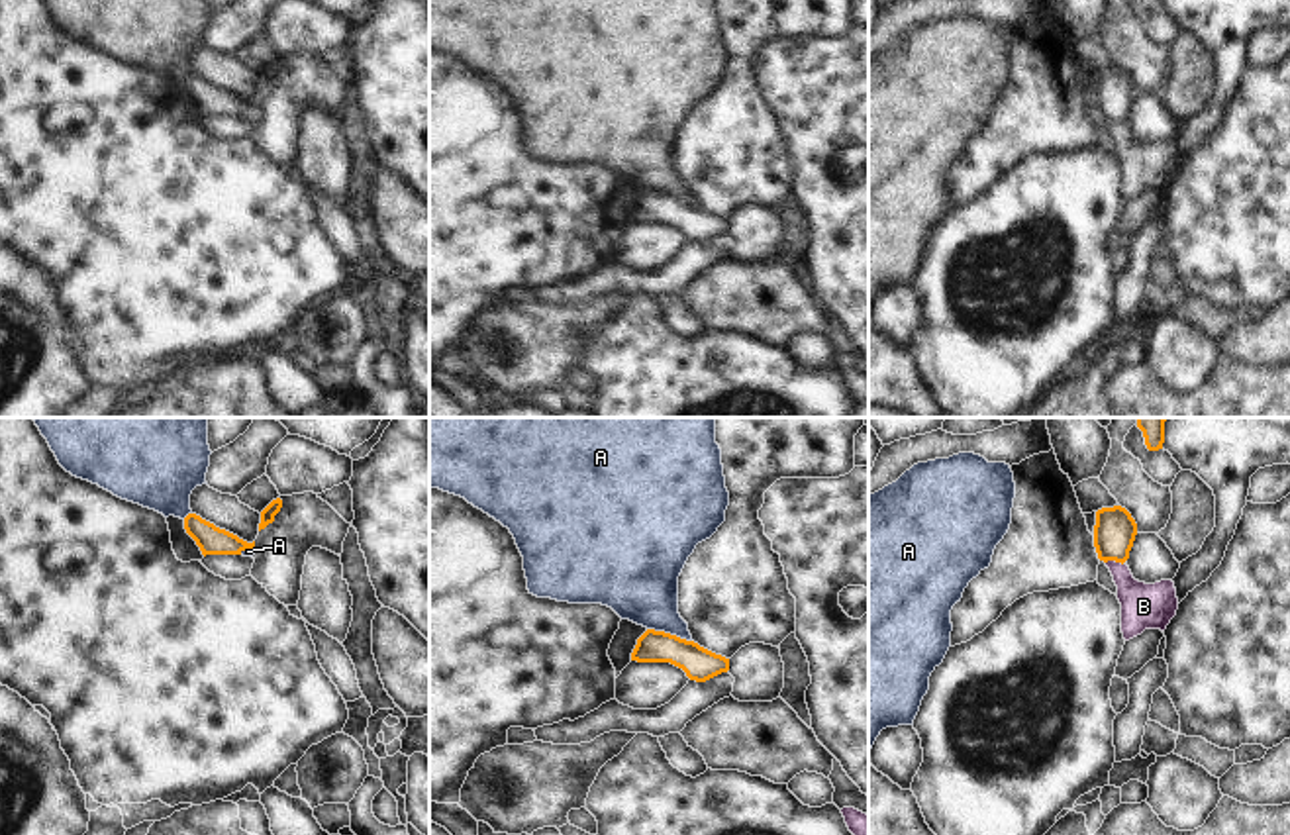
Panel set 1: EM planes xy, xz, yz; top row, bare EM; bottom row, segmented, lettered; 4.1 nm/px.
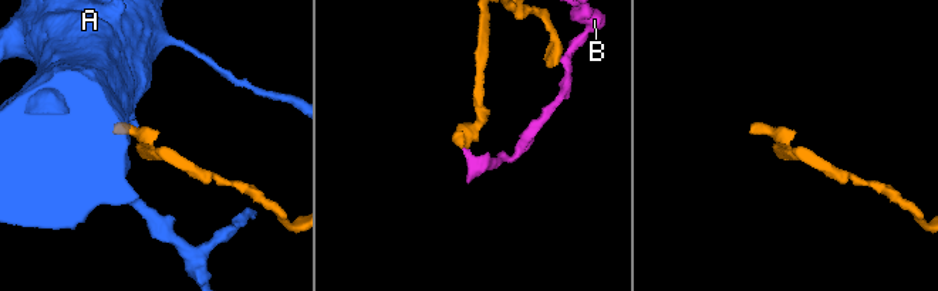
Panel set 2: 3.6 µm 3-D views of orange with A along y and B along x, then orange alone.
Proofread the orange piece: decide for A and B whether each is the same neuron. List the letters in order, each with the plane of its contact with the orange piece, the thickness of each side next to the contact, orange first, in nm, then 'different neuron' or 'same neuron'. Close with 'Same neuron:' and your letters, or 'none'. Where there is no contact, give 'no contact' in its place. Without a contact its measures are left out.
A: xz | 140/320 nm | different neuron
B: yz | 170/190 nm | different neuron
Same neuron: none

